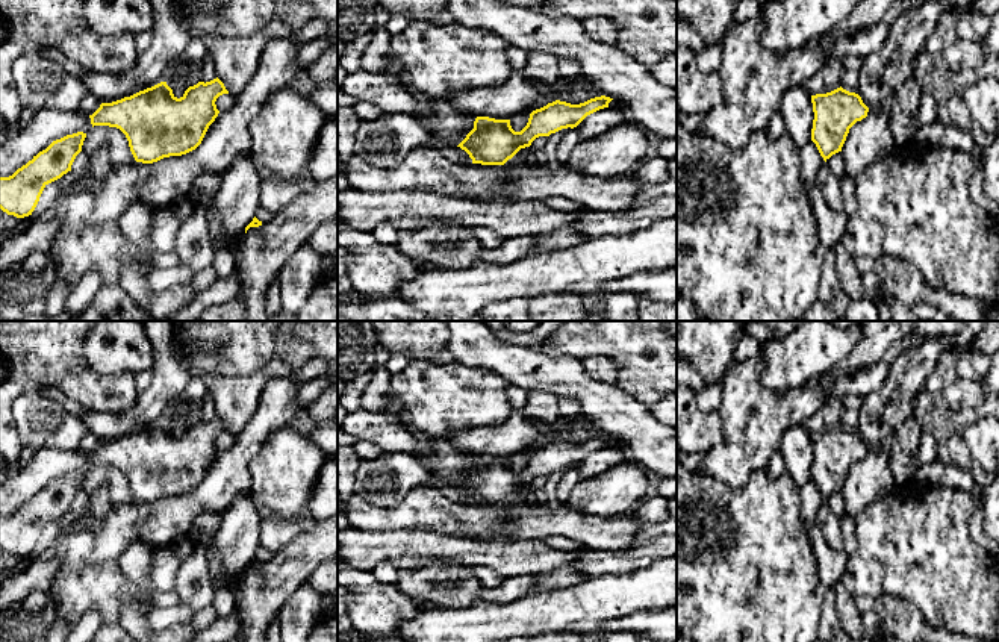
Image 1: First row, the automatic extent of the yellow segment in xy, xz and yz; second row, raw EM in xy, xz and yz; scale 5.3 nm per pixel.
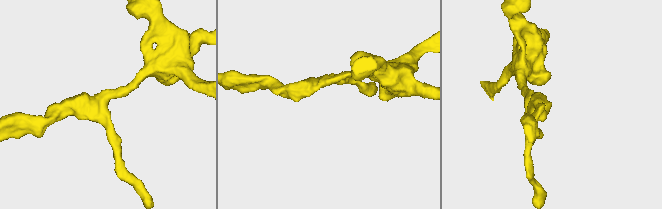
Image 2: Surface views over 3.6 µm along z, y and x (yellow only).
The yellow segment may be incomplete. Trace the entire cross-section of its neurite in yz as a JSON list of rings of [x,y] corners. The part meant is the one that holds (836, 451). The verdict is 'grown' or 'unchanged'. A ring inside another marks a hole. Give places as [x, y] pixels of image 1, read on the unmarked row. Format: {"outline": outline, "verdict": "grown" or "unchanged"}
{"outline": [[[842,425],[826,433],[811,435],[811,442],[814,451],[811,480],[826,501],[842,491],[849,468],[867,456],[869,447],[858,433]]], "verdict": "unchanged"}

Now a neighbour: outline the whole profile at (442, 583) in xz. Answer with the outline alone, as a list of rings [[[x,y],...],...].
[[[434,559],[419,569],[398,572],[397,586],[410,600],[436,607],[465,609],[472,606],[483,587],[472,568]]]

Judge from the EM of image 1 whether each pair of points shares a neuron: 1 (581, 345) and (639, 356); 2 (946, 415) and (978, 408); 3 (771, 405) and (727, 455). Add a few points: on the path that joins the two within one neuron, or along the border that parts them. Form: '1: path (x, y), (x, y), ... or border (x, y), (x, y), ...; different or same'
1: path (595, 345), (625, 345); same
2: path (954, 408), (970, 408); same
3: path (759, 417), (753, 423), (753, 429), (739, 442); same

